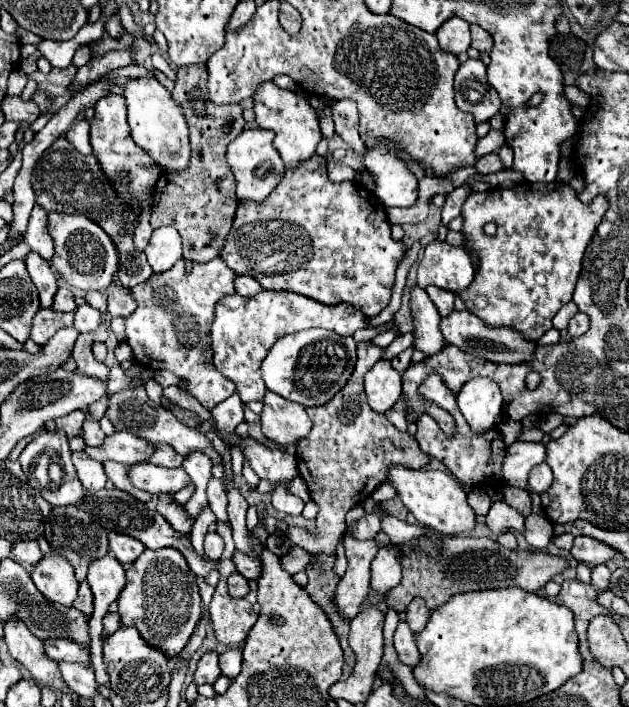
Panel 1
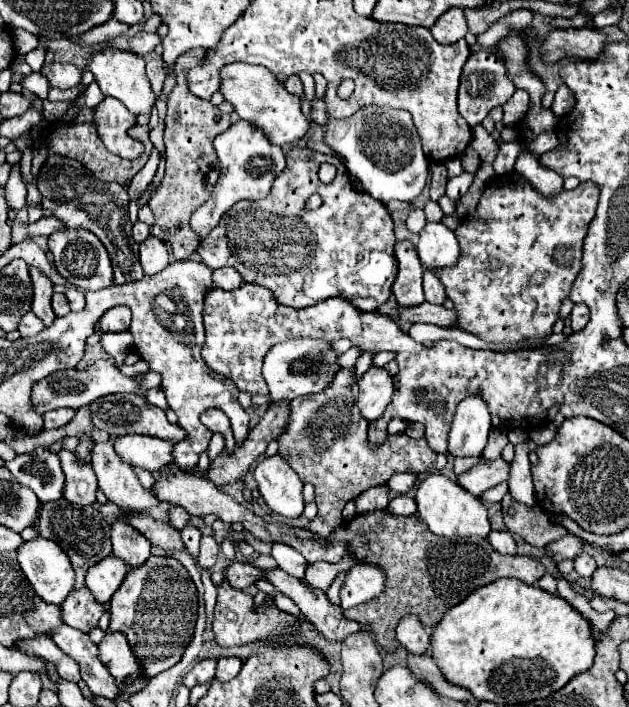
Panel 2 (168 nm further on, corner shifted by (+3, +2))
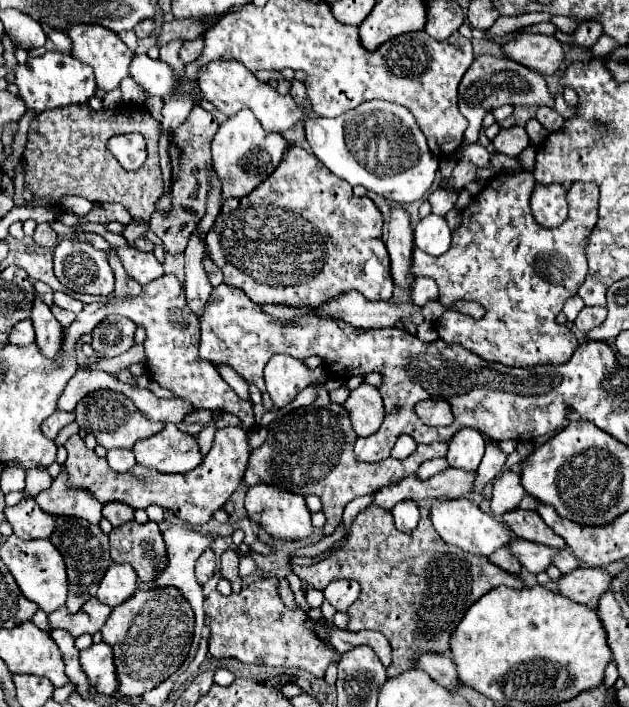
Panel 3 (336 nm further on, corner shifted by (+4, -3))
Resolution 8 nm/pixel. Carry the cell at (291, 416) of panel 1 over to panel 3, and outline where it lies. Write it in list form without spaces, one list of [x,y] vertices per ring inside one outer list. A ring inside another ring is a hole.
[[[225,427],[215,433],[215,443],[199,467],[179,475],[165,475],[159,471],[149,471],[141,465],[131,467],[127,473],[117,473],[107,465],[105,457],[99,457],[95,451],[85,447],[81,435],[69,437],[65,449],[67,449],[65,467],[69,471],[71,487],[87,487],[101,503],[123,501],[135,509],[145,509],[155,503],[163,509],[173,511],[177,517],[181,517],[191,525],[207,523],[213,511],[221,509],[227,503],[227,499],[243,481],[243,471],[247,469],[253,451],[249,445],[249,437],[243,429]]]

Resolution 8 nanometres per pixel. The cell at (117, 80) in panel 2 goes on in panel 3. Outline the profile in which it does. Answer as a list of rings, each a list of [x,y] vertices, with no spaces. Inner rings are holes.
[[[79,25],[79,27],[71,27],[69,29],[69,37],[73,39],[73,57],[79,59],[81,63],[87,63],[97,79],[97,87],[103,89],[105,93],[119,89],[119,83],[129,75],[129,65],[131,59],[135,57],[133,51],[109,29],[105,27],[93,27],[93,25]]]

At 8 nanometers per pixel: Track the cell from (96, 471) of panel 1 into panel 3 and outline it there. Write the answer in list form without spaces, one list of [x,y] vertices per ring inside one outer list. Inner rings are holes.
[[[61,471],[57,479],[53,479],[49,491],[43,491],[35,497],[39,507],[51,515],[67,515],[81,517],[89,523],[101,521],[101,503],[91,497],[89,491],[79,491],[67,483],[67,471]]]

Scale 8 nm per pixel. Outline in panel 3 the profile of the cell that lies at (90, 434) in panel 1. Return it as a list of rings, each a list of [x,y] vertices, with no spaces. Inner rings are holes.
[[[105,503],[103,505],[103,517],[109,519],[113,527],[119,527],[119,525],[131,521],[133,513],[135,513],[135,509],[127,507],[127,503]]]

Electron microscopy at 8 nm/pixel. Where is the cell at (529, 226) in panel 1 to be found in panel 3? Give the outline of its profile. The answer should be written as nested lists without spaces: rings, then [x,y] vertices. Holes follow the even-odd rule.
[[[529,171],[521,173],[499,173],[495,175],[479,195],[463,209],[463,223],[453,233],[453,243],[441,257],[429,257],[423,251],[413,251],[415,277],[431,277],[439,285],[439,301],[447,305],[445,313],[435,321],[439,337],[447,343],[459,343],[465,349],[477,353],[485,361],[497,361],[515,367],[535,367],[535,365],[559,365],[567,363],[577,349],[577,337],[567,329],[557,325],[555,317],[563,309],[563,303],[577,293],[587,275],[587,237],[597,223],[597,201],[599,187],[595,183],[573,183],[567,191],[569,215],[559,227],[547,229],[535,223],[531,215],[529,197],[533,189],[533,177]],[[457,301],[475,301],[485,307],[485,317],[473,319],[471,315],[459,315],[451,305]]]

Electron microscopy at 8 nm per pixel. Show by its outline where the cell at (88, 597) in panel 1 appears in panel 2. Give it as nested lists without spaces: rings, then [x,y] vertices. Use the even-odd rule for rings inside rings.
[[[82,588],[82,590],[72,590],[72,594],[68,594],[68,598],[62,602],[60,610],[62,610],[62,620],[68,626],[88,634],[92,628],[98,626],[98,620],[104,614],[106,606],[96,602],[96,598],[88,588]]]

